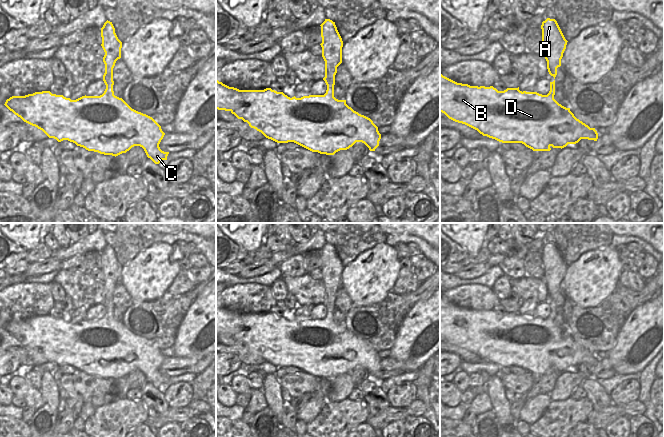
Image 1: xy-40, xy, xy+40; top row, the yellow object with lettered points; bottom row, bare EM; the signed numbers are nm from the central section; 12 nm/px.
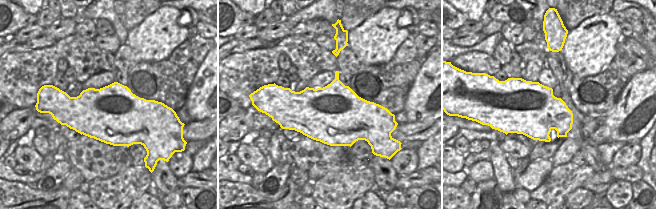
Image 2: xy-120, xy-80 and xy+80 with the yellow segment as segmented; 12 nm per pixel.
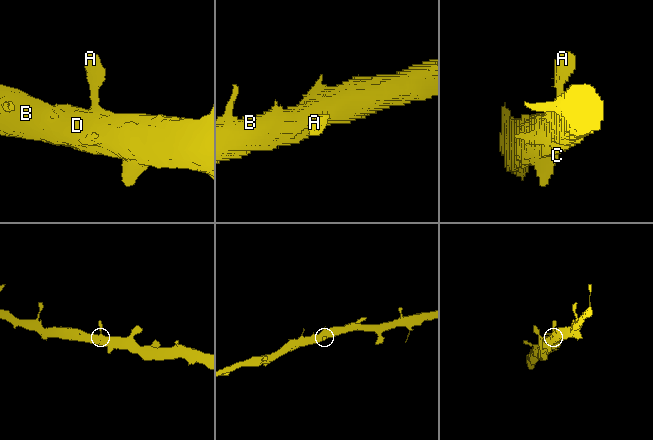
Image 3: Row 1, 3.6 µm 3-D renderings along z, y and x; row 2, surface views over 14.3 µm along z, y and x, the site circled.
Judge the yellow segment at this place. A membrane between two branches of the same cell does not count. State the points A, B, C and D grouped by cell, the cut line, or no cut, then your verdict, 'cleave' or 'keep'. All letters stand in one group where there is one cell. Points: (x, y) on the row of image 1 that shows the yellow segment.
A B C D | no cut | keep

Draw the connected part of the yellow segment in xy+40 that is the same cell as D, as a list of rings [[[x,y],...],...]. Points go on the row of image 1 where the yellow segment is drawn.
[[[440,73],[440,112],[455,122],[477,130],[483,136],[502,143],[522,143],[533,151],[550,151],[551,146],[562,149],[581,139],[597,141],[595,128],[590,128],[577,119],[570,108],[554,99],[554,95],[555,80],[550,82],[549,93],[542,95],[522,92],[519,87],[498,91],[493,86],[470,86],[457,83]]]

